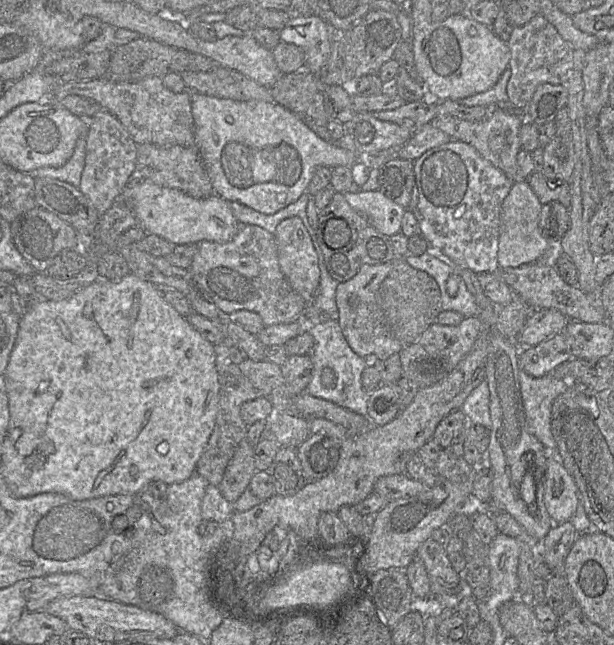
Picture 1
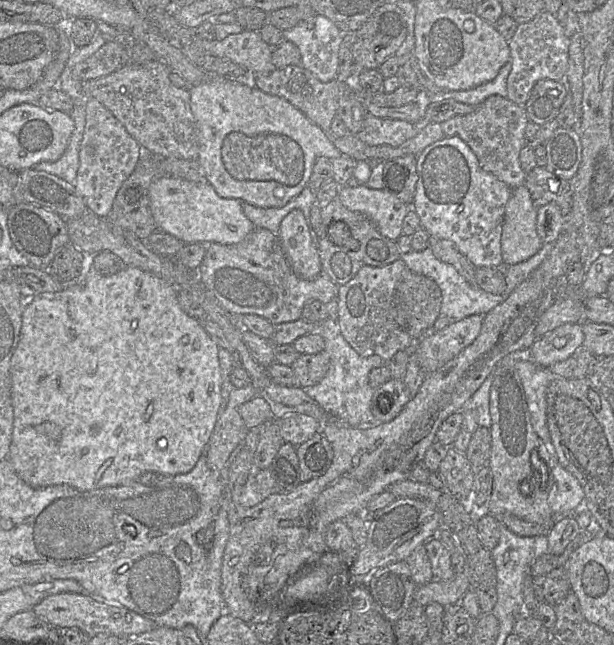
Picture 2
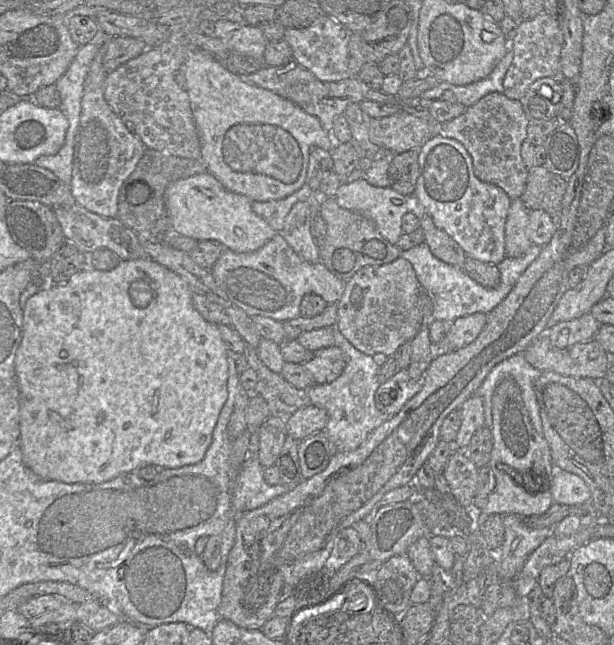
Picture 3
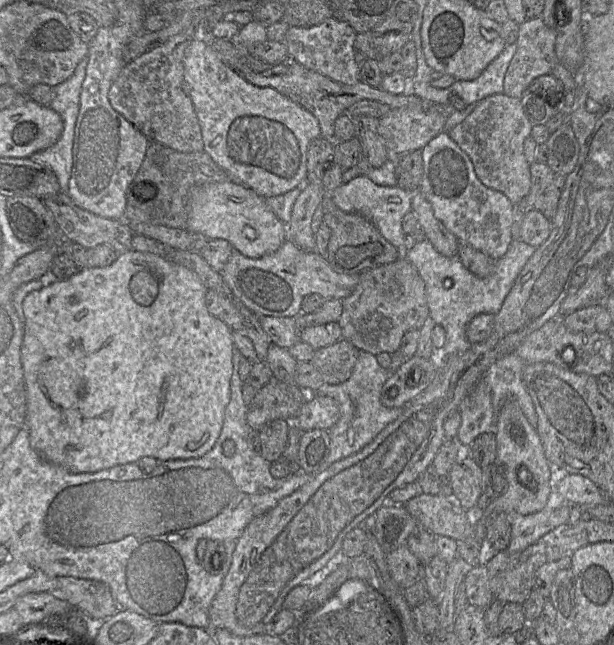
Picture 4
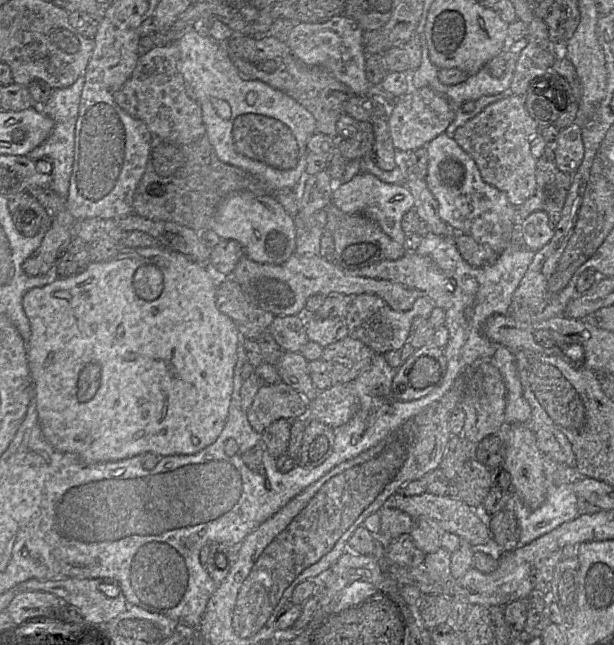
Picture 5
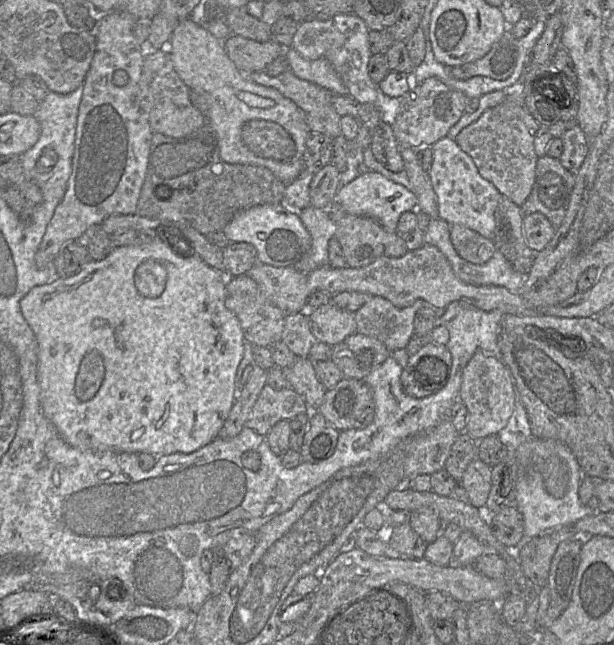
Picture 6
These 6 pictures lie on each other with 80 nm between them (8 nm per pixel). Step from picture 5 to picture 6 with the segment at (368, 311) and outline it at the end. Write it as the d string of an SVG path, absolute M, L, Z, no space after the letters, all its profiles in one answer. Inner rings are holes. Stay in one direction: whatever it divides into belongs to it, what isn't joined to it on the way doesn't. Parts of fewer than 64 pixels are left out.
M371 296L356 312L356 332L380 340L390 352L406 348L413 336L416 312L428 304L422 299L405 308L397 308L381 296Z

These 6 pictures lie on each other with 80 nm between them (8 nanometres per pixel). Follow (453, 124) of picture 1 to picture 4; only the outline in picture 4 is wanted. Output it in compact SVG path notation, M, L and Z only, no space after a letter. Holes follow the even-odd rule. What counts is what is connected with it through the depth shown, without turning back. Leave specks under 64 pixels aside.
M500 93L477 102L470 115L448 133L470 157L481 182L503 192L516 206L531 188L531 164L524 153L524 142L531 136L532 127L522 106L522 97Z

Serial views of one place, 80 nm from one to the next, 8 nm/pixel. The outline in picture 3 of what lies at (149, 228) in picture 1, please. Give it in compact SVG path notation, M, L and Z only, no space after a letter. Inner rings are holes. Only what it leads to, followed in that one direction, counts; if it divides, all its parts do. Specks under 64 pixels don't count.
M209 172L179 179L165 191L171 231L198 241L216 240L236 252L256 251L277 234L253 211L252 202L249 197L226 189Z

